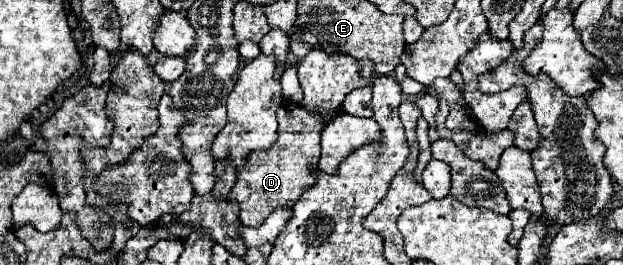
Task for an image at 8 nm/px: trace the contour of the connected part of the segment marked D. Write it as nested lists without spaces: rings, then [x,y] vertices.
[[[282,102],[278,108],[278,140],[270,150],[248,156],[228,198],[240,204],[240,220],[244,226],[260,226],[276,206],[292,208],[304,188],[314,184],[310,168],[320,158],[320,132],[324,124],[300,104]]]

